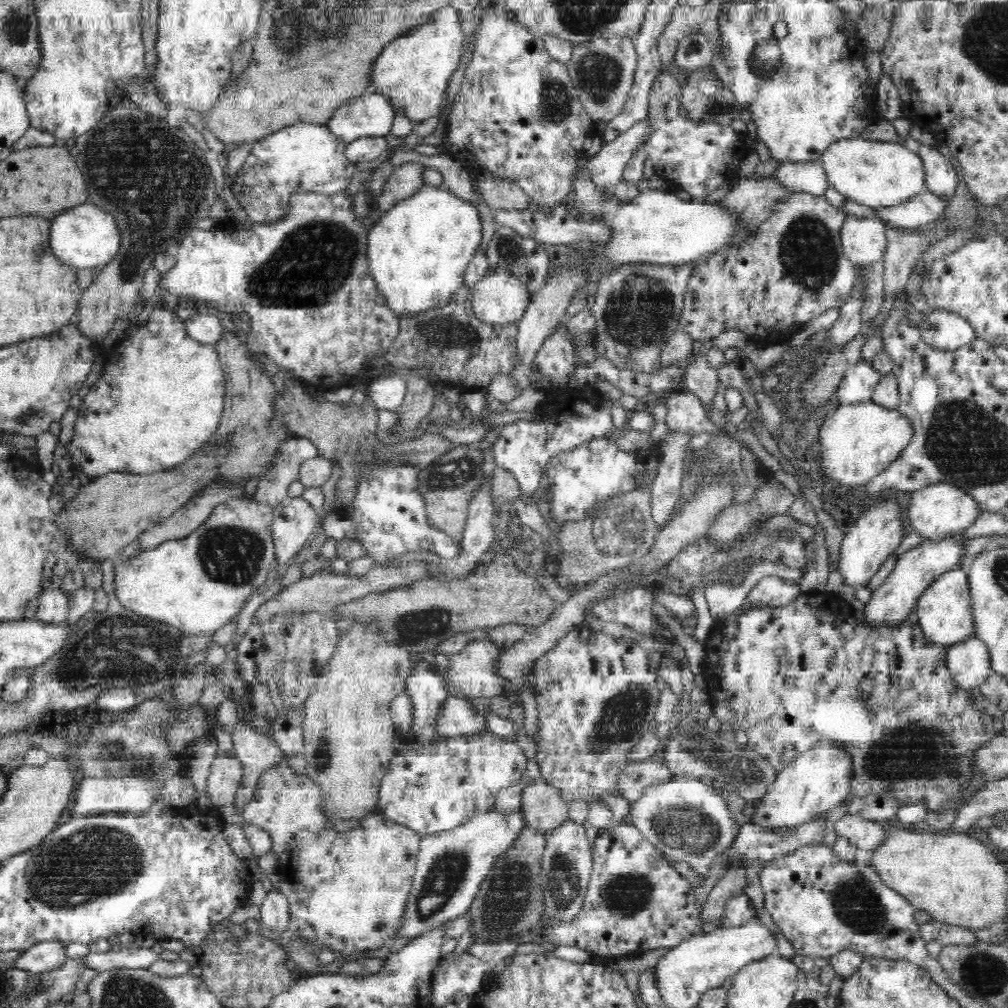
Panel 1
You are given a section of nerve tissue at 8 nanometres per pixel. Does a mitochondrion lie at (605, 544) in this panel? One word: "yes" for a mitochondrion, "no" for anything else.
yes

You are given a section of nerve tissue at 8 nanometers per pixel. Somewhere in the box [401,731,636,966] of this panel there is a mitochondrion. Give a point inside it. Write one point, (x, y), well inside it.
(507, 900)

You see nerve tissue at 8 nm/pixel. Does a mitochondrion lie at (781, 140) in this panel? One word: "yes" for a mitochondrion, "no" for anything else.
no

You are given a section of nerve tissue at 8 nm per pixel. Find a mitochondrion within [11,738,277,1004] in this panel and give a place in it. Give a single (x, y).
(94, 863)

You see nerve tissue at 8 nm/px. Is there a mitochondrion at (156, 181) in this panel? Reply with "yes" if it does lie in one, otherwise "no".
yes

